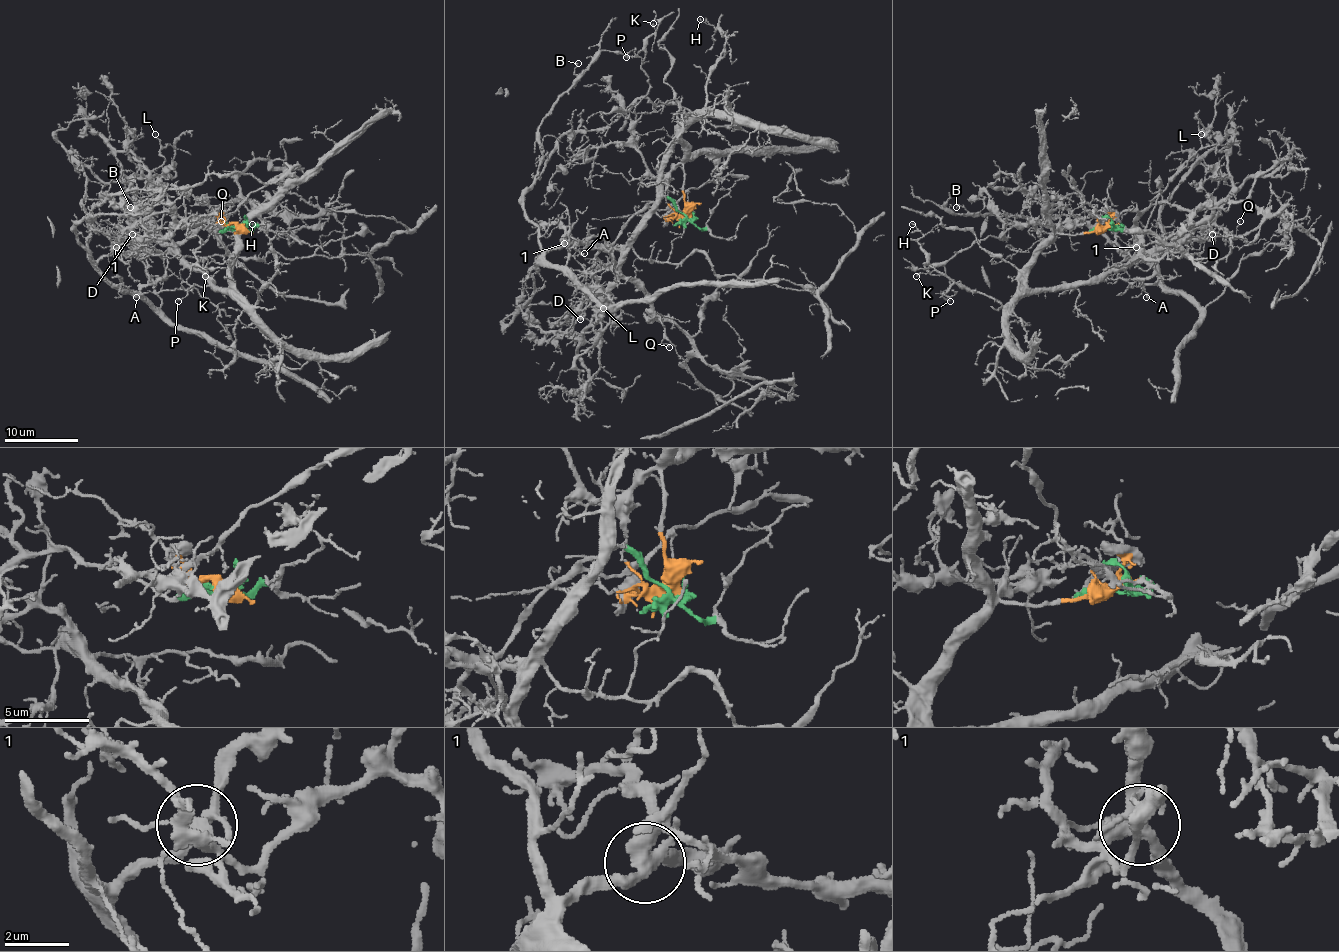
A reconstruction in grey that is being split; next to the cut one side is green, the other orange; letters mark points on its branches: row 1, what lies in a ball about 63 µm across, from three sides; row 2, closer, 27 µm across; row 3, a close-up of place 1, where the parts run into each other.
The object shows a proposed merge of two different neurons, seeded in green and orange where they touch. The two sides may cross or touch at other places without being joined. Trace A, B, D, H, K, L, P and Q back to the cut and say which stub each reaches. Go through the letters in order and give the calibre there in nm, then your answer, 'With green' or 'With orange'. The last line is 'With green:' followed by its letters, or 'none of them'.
A: Thickness 130 nm. With green
B: Thickness 140 nm. With green
D: Thickness 180 nm. With orange
H: Thickness 110 nm. With orange
K: Thickness 160 nm. With orange
L: Thickness 110 nm. With green
P: Thickness 140 nm. With orange
Q: Thickness 120 nm. With orange
With green: A, B, L

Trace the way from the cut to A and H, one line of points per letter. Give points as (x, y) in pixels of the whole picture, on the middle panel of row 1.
A: (686, 215), (660, 197), (642, 208), (612, 243), (565, 243), (544, 257), (561, 265), (572, 248), (585, 254)
H: (686, 215), (680, 131), (706, 103), (711, 66), (726, 41), (719, 26), (715, 30), (700, 19)

